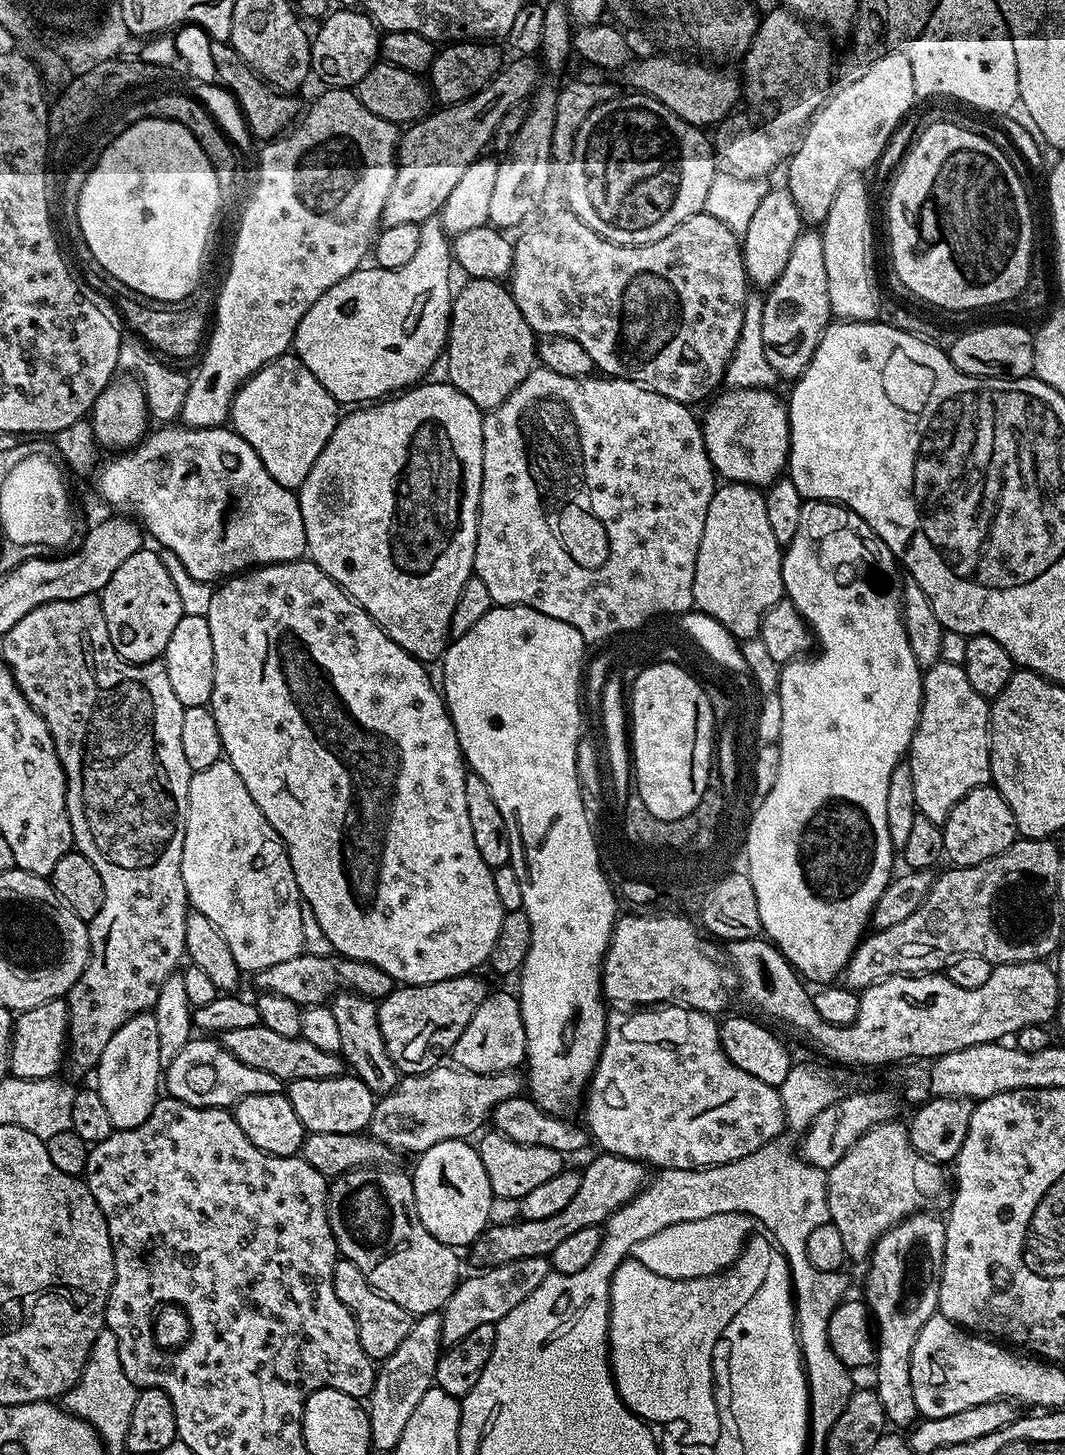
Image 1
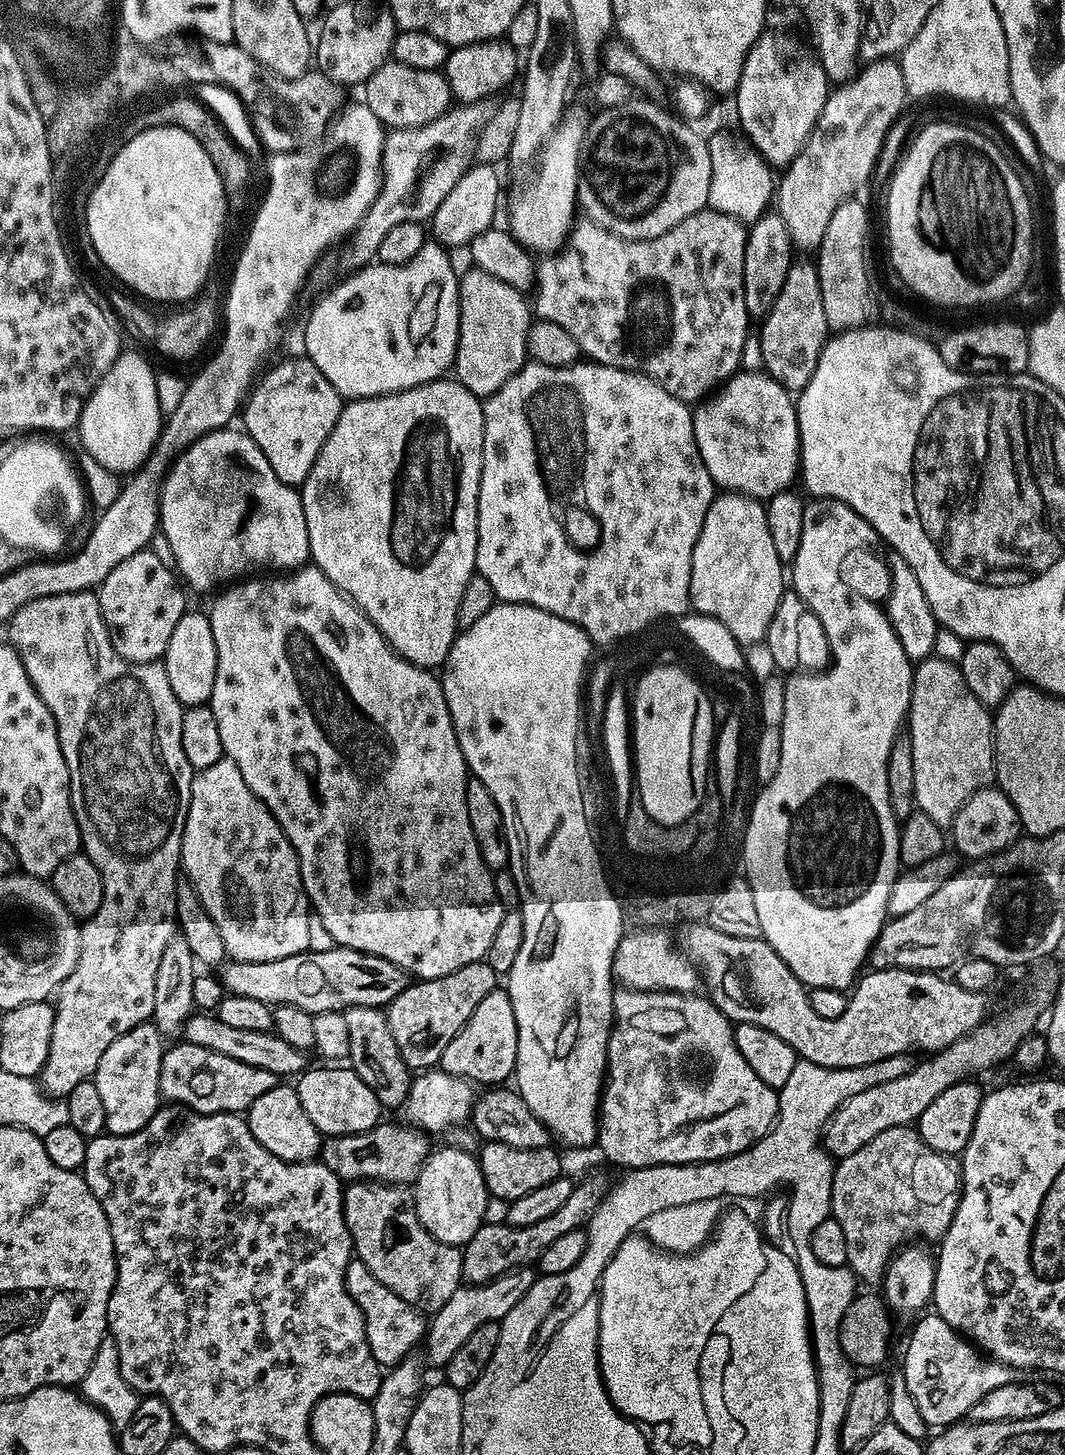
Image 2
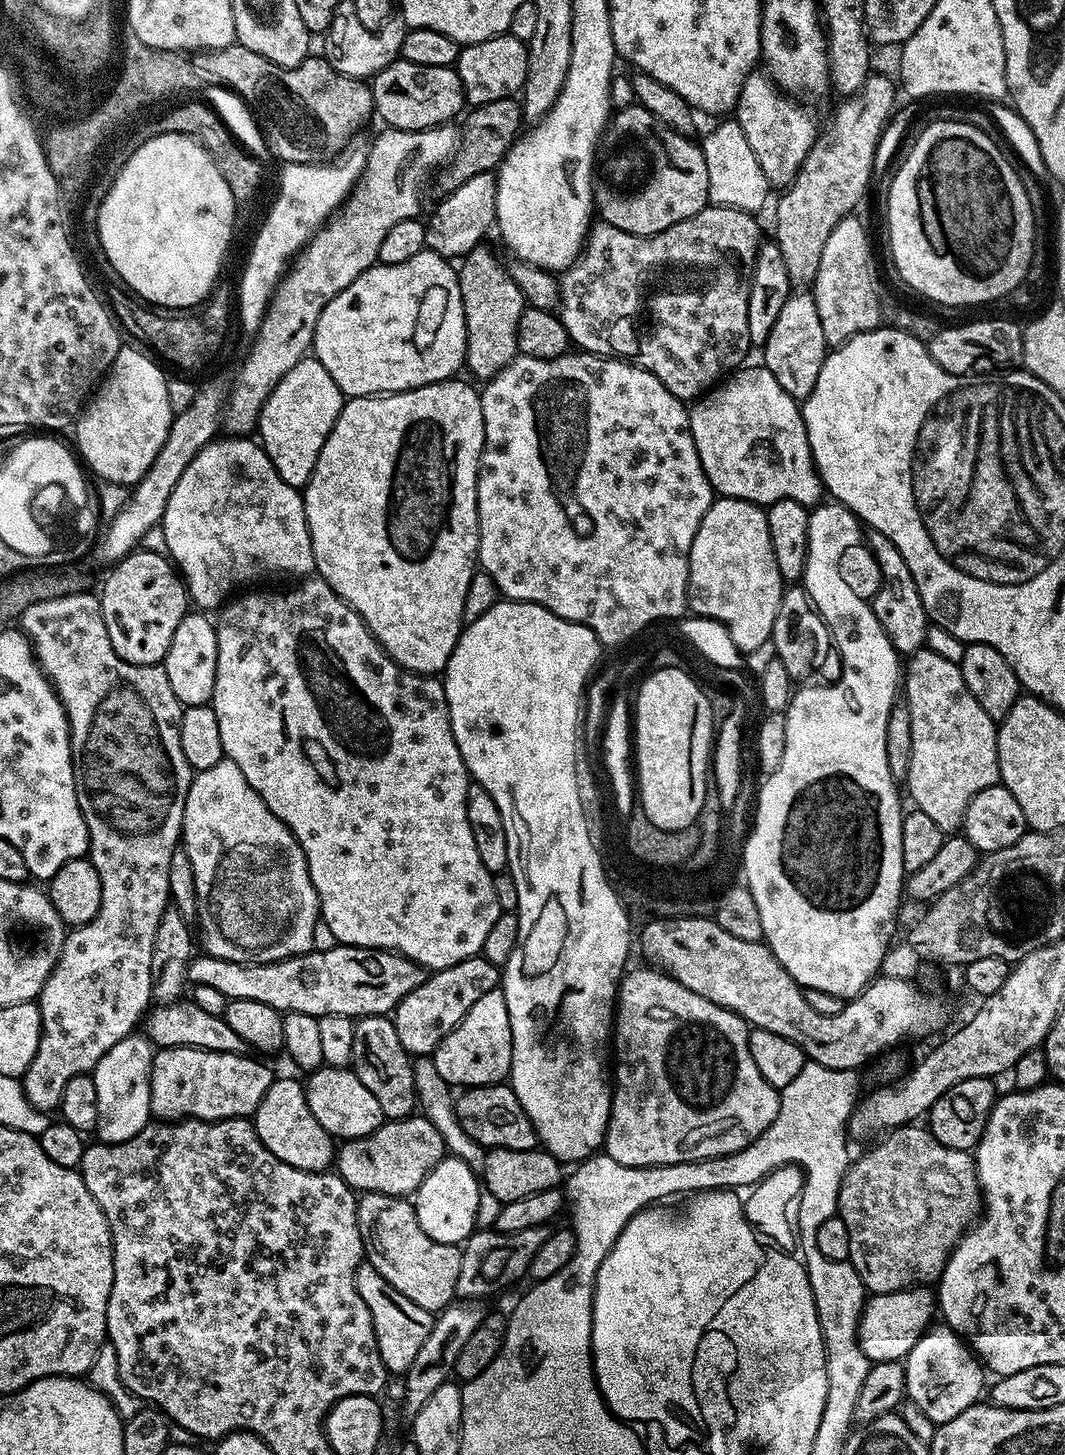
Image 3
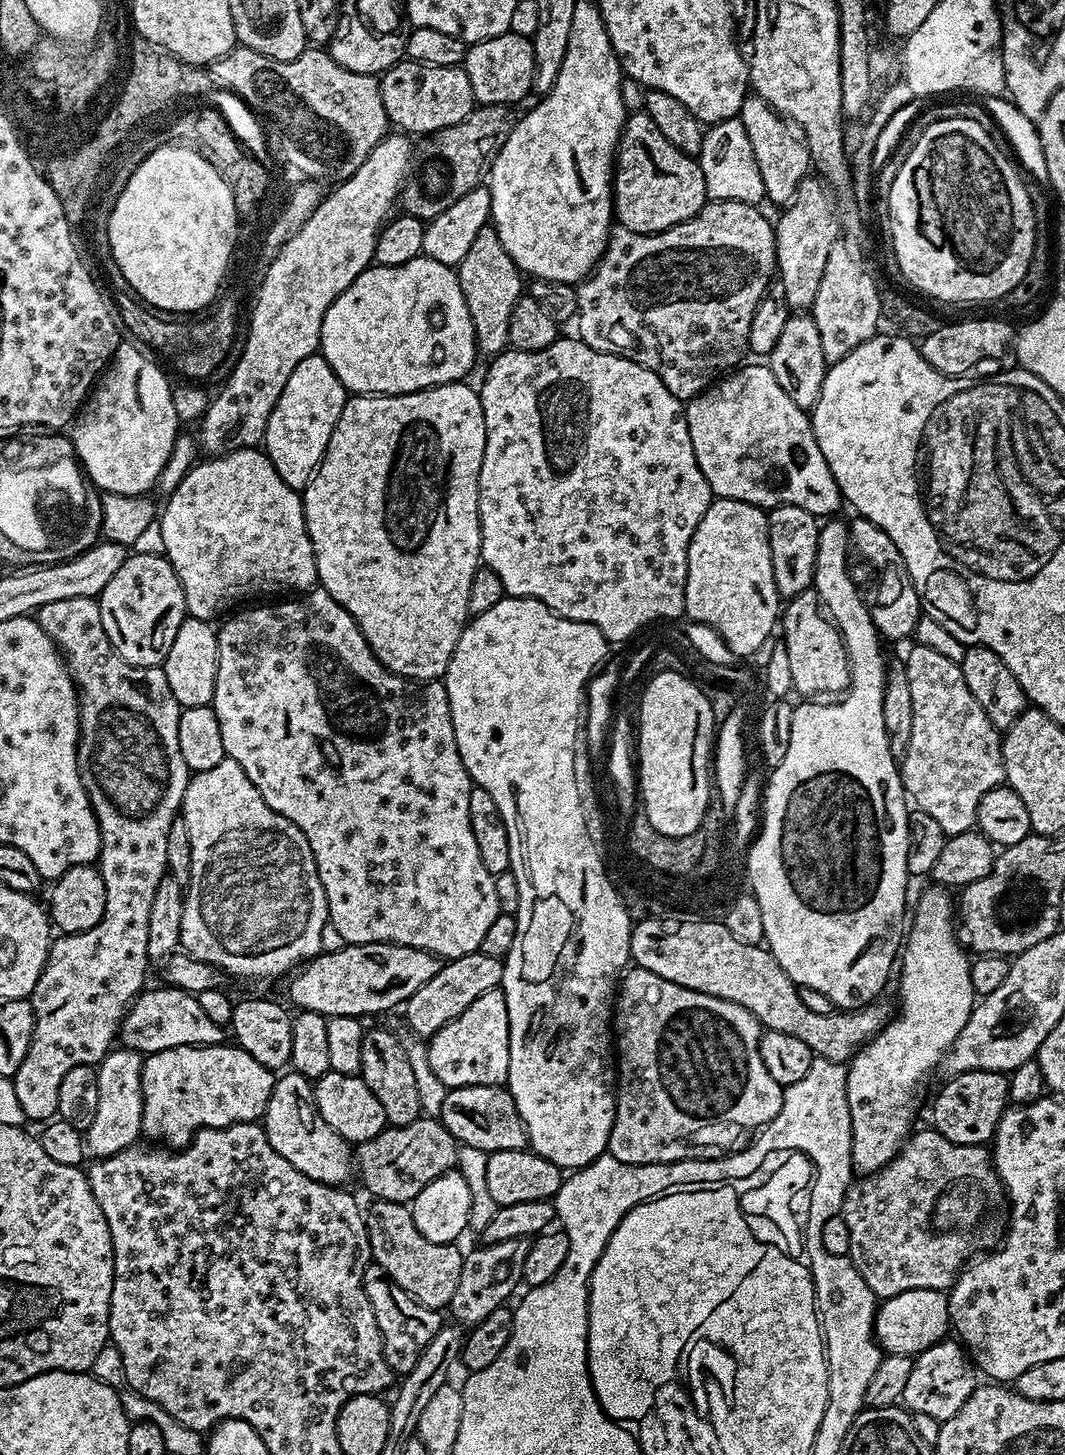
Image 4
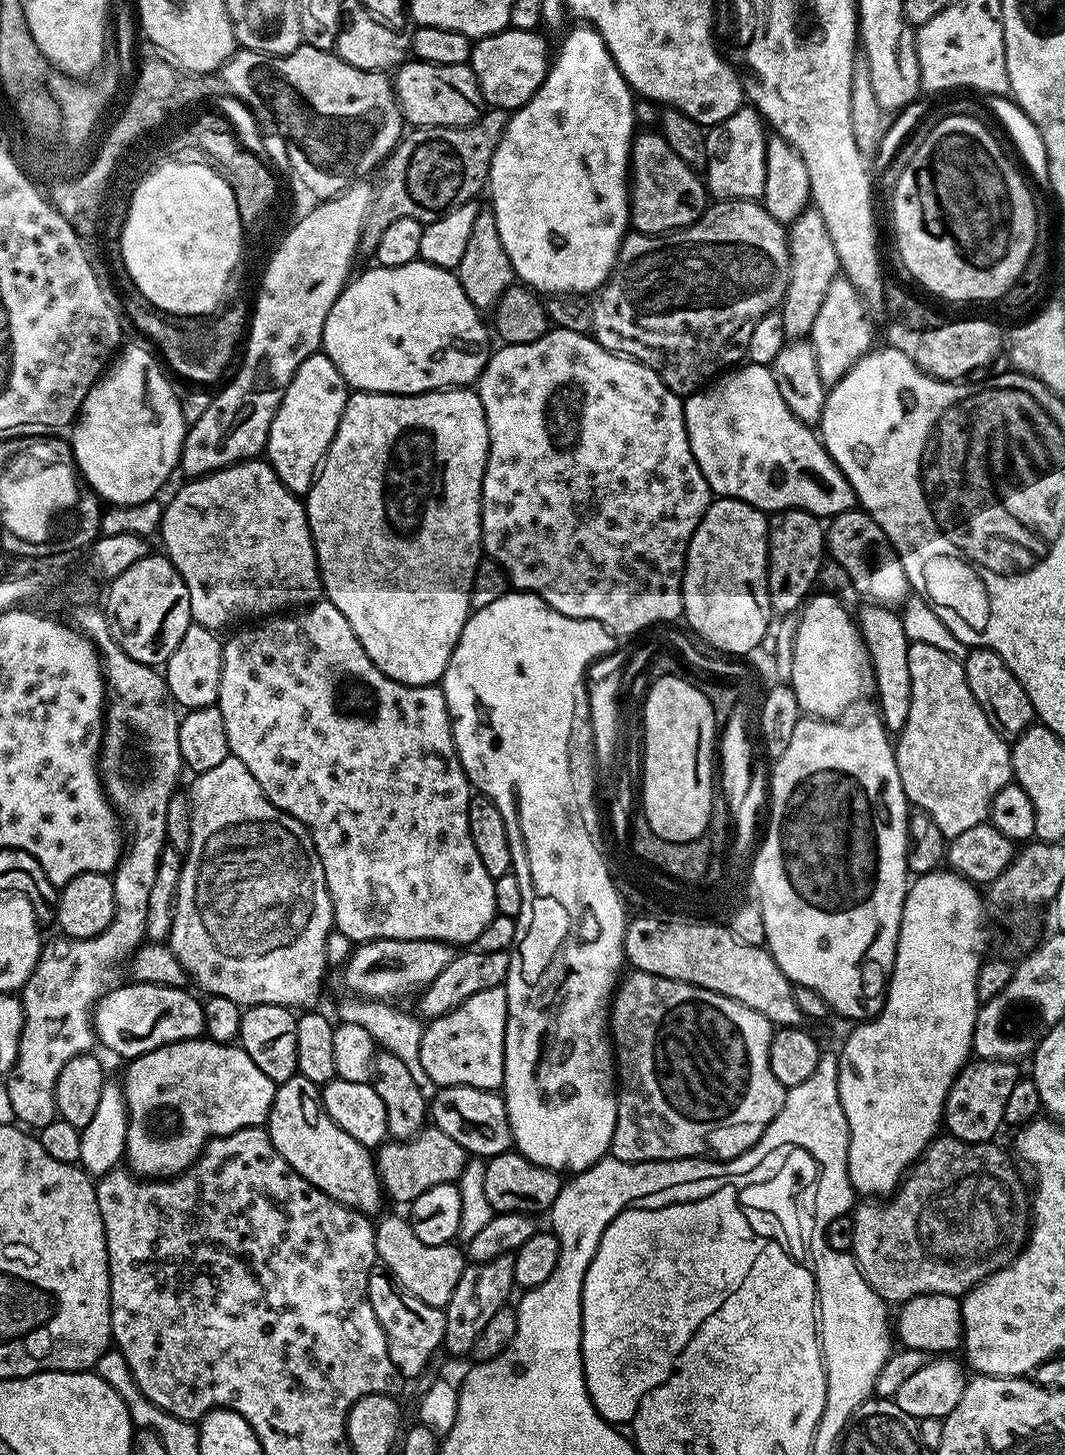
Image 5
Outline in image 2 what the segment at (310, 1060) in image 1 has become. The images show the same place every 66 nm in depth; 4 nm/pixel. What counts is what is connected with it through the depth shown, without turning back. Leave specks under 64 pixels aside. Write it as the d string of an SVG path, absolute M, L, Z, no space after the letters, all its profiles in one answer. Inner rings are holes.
M193 1014L184 1024L183 1039L194 1046L202 1046L206 1050L214 1050L218 1054L226 1054L226 1058L234 1058L238 1062L246 1062L246 1066L258 1066L258 1070L270 1070L278 1078L296 1078L309 1067L309 1053L289 1046L283 1038L278 1038L273 1031L237 1030L234 1026L226 1026L215 1014Z

